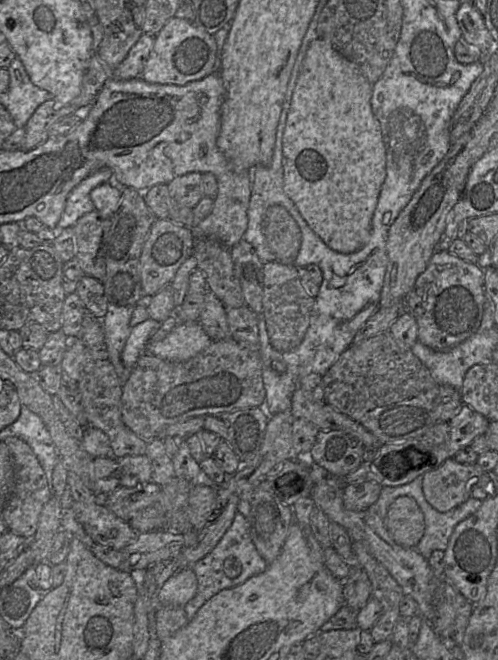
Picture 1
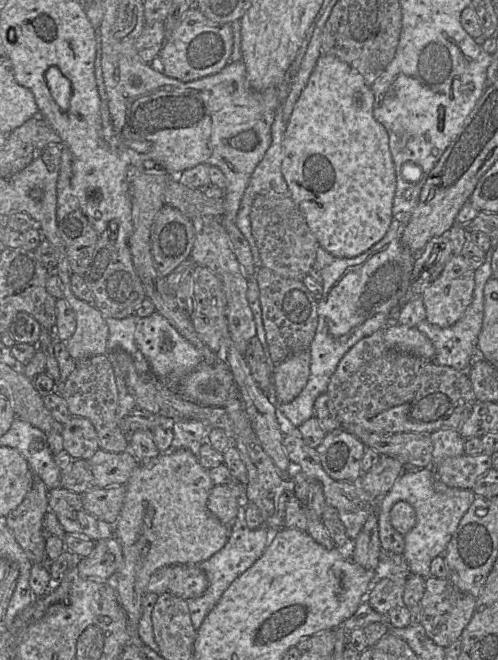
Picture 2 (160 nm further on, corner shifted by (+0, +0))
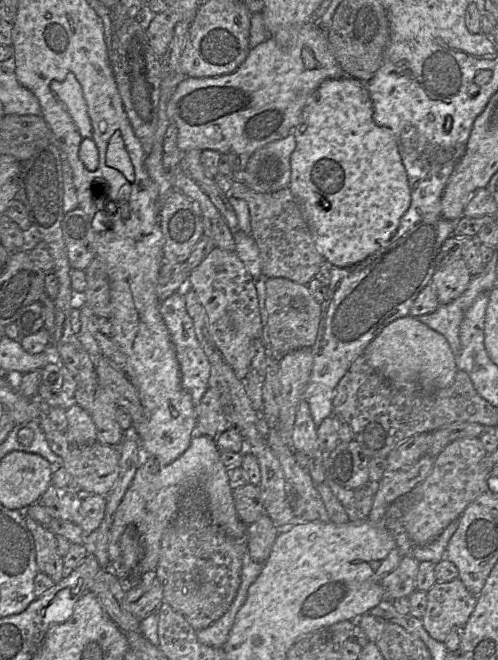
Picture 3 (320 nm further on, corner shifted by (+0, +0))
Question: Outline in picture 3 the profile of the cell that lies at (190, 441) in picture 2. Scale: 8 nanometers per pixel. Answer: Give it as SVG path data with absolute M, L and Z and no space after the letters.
M177 292L168 297L160 304L159 311L168 328L176 358L180 365L181 386L191 395L193 405L198 407L208 388L211 365L196 336L193 320L187 312L184 294Z

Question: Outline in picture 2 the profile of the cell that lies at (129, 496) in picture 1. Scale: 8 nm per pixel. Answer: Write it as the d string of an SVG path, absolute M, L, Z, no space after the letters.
M126 486L92 488L82 495L84 509L95 518L115 525L126 494Z

